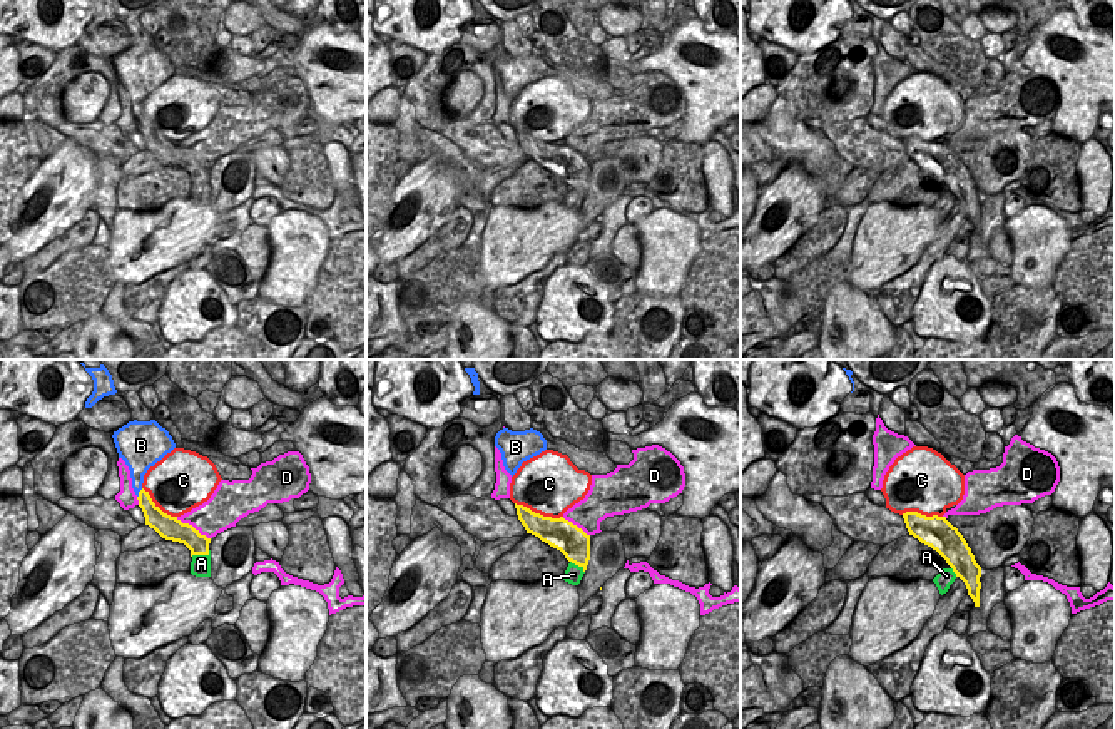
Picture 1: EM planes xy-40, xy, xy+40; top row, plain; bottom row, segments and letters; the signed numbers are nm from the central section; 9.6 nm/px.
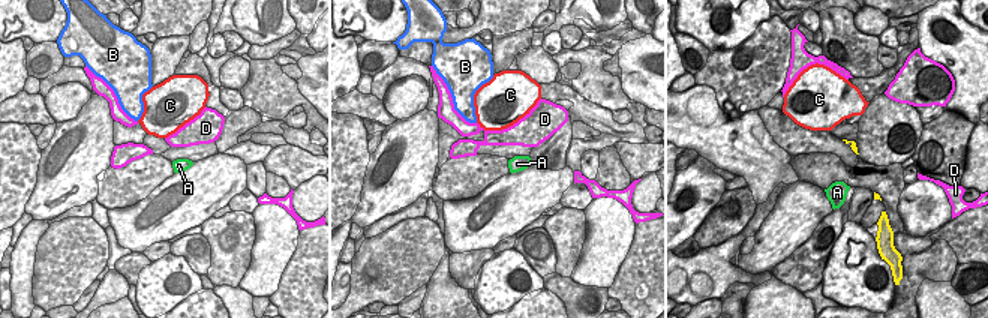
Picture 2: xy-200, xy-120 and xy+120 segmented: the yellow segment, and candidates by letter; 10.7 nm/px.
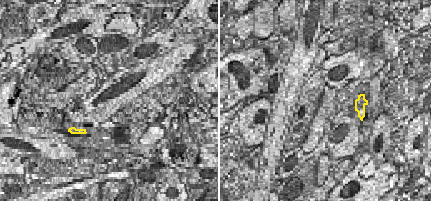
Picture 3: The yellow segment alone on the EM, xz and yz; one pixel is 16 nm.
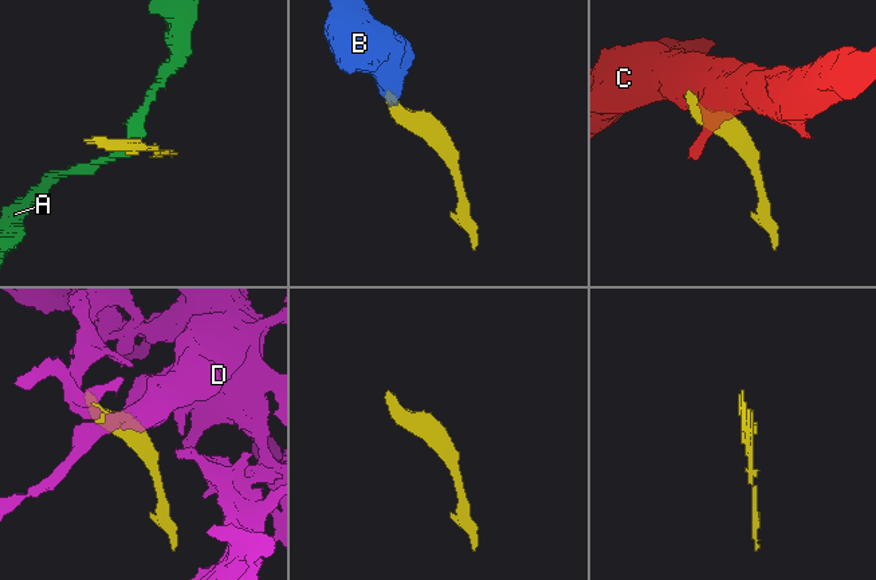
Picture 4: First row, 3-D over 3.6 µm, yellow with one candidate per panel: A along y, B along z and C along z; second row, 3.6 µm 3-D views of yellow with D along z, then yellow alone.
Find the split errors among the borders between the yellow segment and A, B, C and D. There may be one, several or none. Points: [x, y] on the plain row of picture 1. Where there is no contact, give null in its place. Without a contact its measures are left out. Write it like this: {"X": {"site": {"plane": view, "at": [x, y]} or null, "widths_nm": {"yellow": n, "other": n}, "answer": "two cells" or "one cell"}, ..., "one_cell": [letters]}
{"A": {"site": {"plane": "xy-40", "at": [199, 179]}, "widths_nm": {"yellow": 200, "other": 190}, "answer": "two cells"}, "B": {"site": {"plane": "xy-40", "at": [139, 119]}, "widths_nm": {"yellow": 170, "other": 160}, "answer": "one cell"}, "C": {"site": {"plane": "xy", "at": [539, 139]}, "widths_nm": {"yellow": 280, "other": 500}, "answer": "two cells"}, "D": {"site": {"plane": "xy-40", "at": [191, 151]}, "widths_nm": {"yellow": 220, "other": 320}, "answer": "two cells"}, "one_cell": ["B"]}

